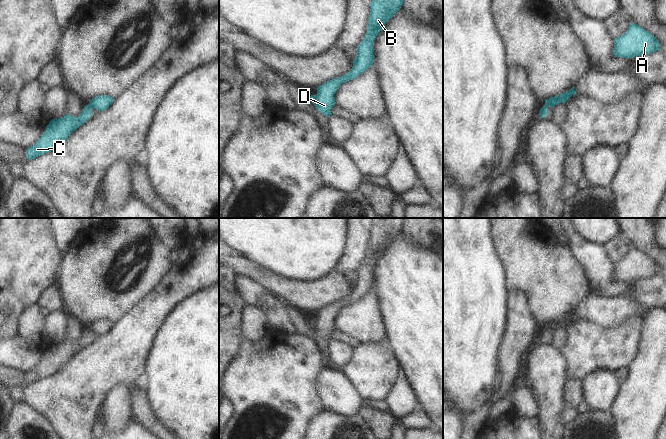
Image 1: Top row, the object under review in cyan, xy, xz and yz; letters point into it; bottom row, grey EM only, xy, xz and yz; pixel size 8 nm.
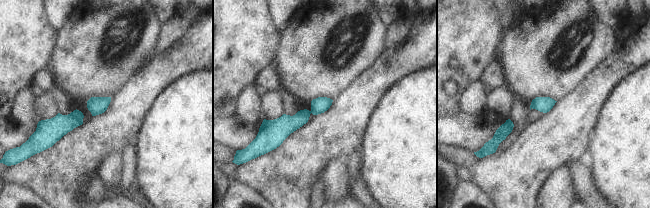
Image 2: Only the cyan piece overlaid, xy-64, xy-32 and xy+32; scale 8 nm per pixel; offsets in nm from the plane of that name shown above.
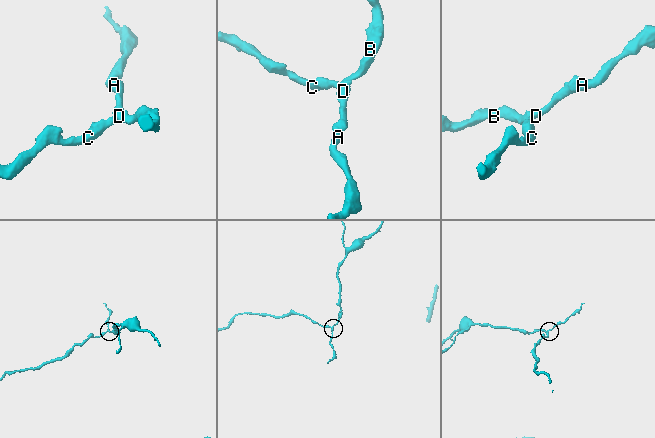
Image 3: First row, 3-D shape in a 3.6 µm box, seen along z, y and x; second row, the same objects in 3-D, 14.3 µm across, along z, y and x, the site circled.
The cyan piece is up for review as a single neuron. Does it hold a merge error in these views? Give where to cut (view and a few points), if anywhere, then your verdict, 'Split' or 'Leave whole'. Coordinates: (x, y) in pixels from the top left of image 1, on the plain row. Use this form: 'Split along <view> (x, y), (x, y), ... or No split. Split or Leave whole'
Split along xy (88, 328), (92, 331). Split

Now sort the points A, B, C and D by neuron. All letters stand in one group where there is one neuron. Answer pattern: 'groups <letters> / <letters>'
groups A B D / C

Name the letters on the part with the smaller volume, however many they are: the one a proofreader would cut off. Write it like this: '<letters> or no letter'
C

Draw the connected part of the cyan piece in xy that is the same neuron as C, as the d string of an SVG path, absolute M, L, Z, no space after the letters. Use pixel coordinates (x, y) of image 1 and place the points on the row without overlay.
M88 328L84 330L78 341L73 341L67 337L61 342L52 343L35 368L26 373L26 382L28 384L34 383L53 375L63 365L66 365L73 355L84 348L91 339L92 331Z

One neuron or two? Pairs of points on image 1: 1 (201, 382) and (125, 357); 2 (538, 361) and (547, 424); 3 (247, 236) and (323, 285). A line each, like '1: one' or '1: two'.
1: two
2: one
3: two

